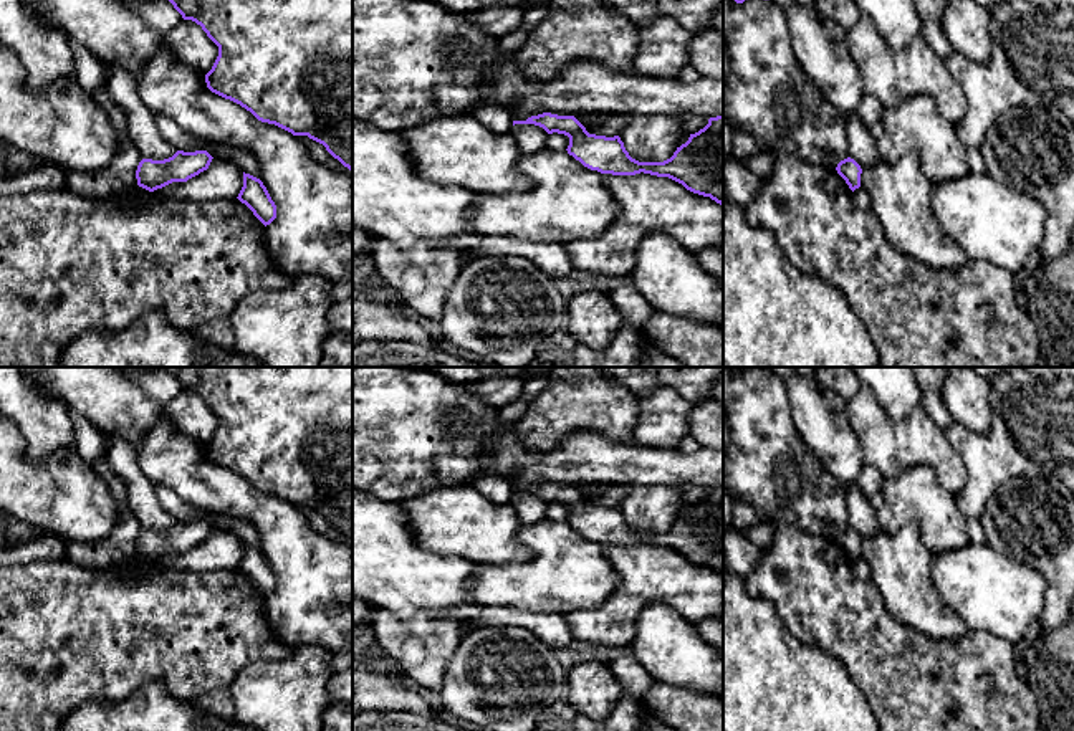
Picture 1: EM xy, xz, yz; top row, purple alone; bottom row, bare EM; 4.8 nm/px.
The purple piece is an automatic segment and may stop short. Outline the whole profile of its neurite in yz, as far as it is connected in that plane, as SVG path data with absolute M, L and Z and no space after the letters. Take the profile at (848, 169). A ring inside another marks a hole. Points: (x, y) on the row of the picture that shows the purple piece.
M847 157L841 160L836 170L846 180L852 192L861 187L862 169L854 159Z

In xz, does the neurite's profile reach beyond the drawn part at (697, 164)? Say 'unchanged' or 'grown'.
unchanged

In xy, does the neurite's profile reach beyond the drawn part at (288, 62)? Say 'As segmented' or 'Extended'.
As segmented

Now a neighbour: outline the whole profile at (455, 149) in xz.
M472 114L437 116L399 134L410 146L420 177L477 194L523 192L531 180L518 170L521 150L511 132L498 134Z

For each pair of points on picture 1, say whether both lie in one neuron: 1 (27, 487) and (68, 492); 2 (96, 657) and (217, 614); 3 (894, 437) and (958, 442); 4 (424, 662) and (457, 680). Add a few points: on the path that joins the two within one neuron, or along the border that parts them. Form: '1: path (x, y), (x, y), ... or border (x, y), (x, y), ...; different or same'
1: path (37, 492), (58, 492); same
2: path (126, 630), (187, 627); same
3: border (944, 430), (962, 462), (965, 478); different
4: border (462, 639), (447, 664), (442, 683), (436, 690); different

